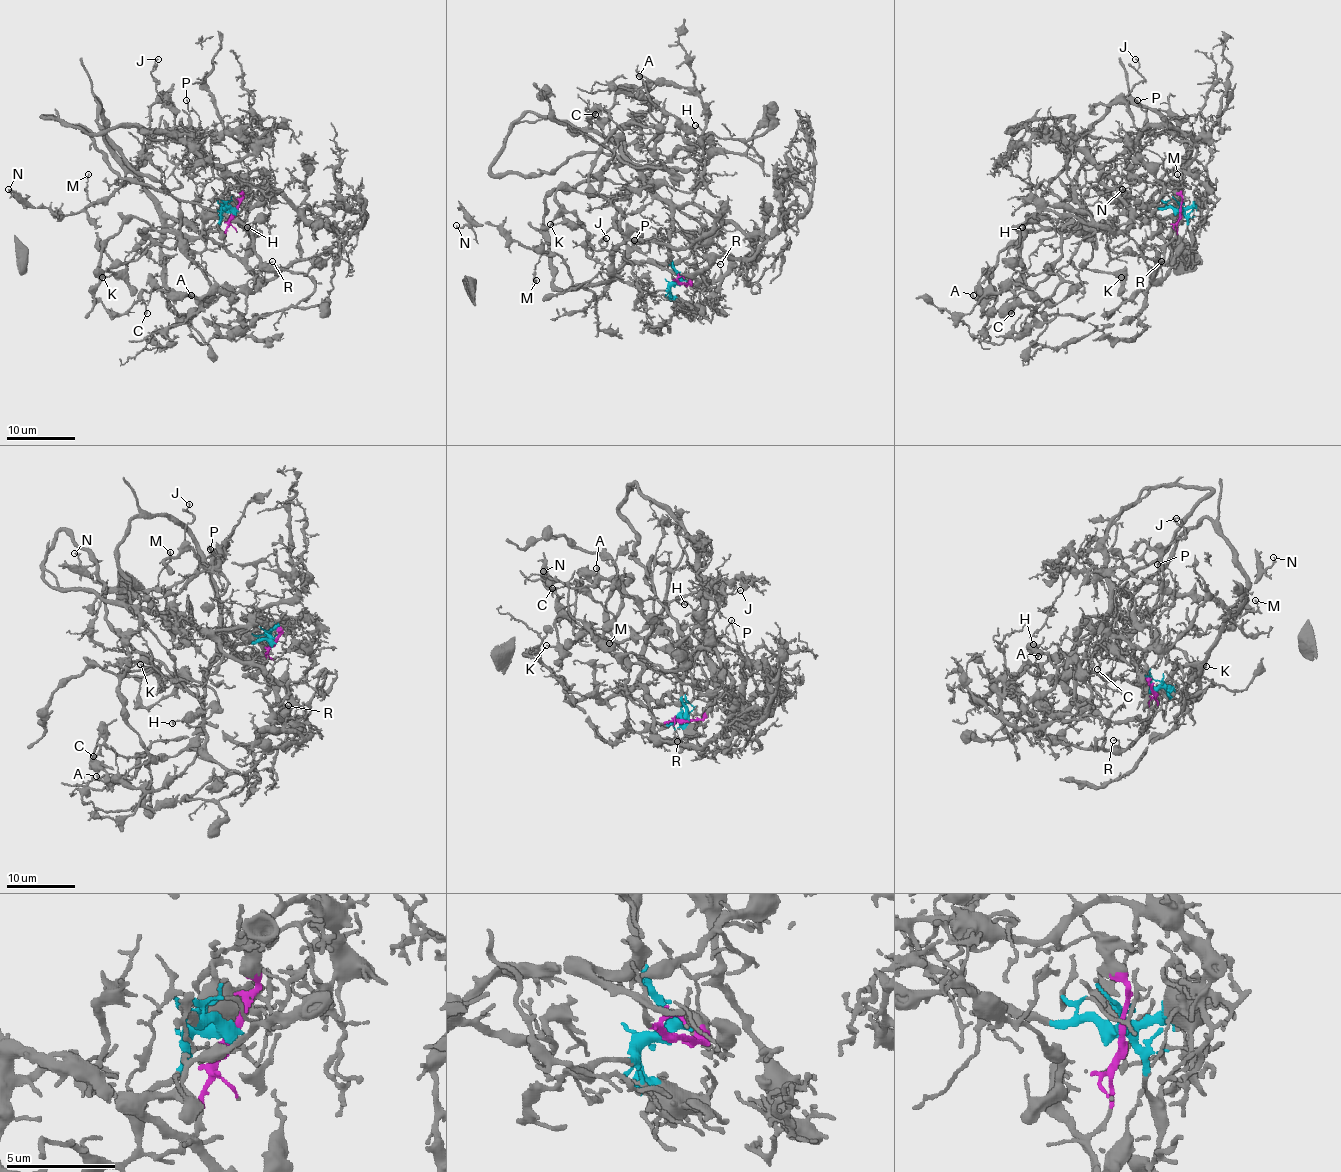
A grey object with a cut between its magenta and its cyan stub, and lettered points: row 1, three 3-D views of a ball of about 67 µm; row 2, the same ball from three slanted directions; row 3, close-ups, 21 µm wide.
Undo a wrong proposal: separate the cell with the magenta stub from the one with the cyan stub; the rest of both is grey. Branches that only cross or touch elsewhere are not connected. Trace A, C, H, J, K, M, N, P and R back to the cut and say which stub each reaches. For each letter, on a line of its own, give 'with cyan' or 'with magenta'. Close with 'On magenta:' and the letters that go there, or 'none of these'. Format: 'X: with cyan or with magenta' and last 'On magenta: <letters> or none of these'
A: with cyan
C: with cyan
H: with cyan
J: with magenta
K: with magenta
M: with magenta
N: with magenta
P: with magenta
R: with magenta
On magenta: J, K, M, N, P, R

